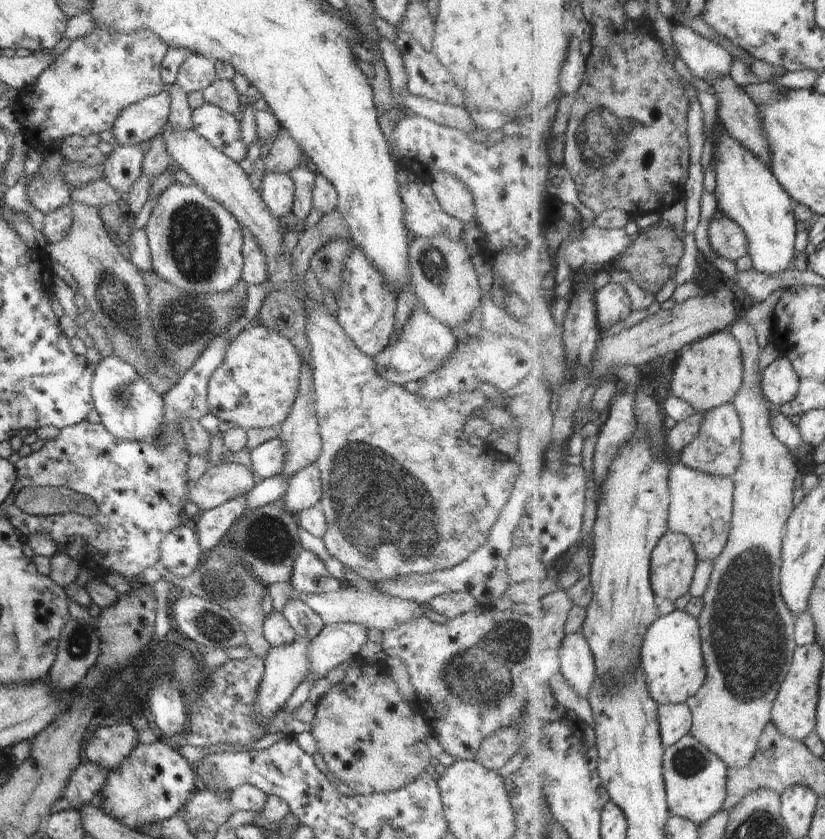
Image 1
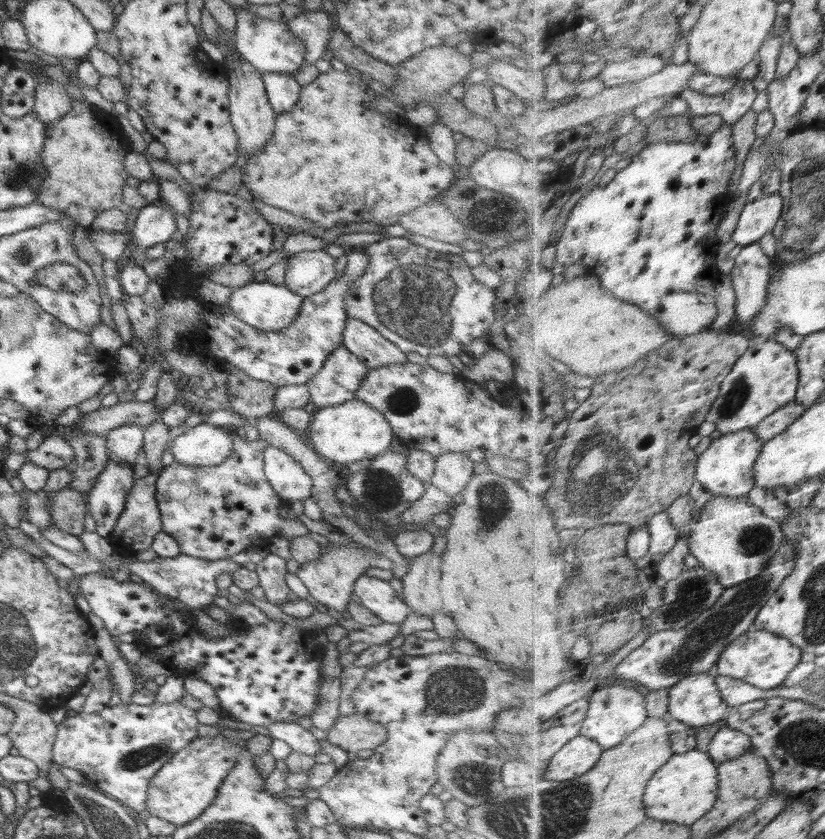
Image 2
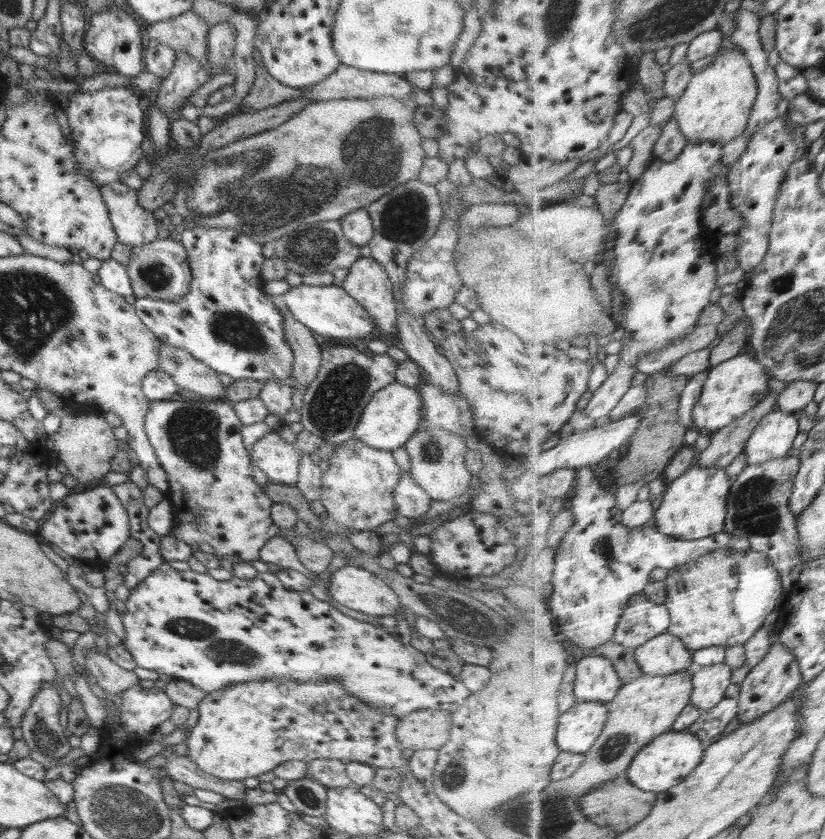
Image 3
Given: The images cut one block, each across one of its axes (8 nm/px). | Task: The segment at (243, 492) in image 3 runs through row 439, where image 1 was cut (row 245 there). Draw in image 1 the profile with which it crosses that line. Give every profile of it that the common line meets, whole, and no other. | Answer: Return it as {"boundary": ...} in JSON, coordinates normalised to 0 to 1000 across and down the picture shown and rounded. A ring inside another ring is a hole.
{"boundary":[[[210,215],[210,218],[200,224],[201,226],[194,230],[194,234],[184,248],[184,253],[181,257],[179,265],[177,266],[177,279],[179,284],[179,293],[182,296],[184,319],[196,334],[201,336],[208,336],[216,346],[221,348],[228,348],[230,353],[238,353],[244,349],[259,349],[259,348],[276,348],[281,346],[286,338],[291,337],[292,327],[295,321],[295,305],[293,305],[293,292],[296,281],[293,281],[292,267],[274,250],[270,244],[252,234],[245,225],[238,221],[223,219]]]}

